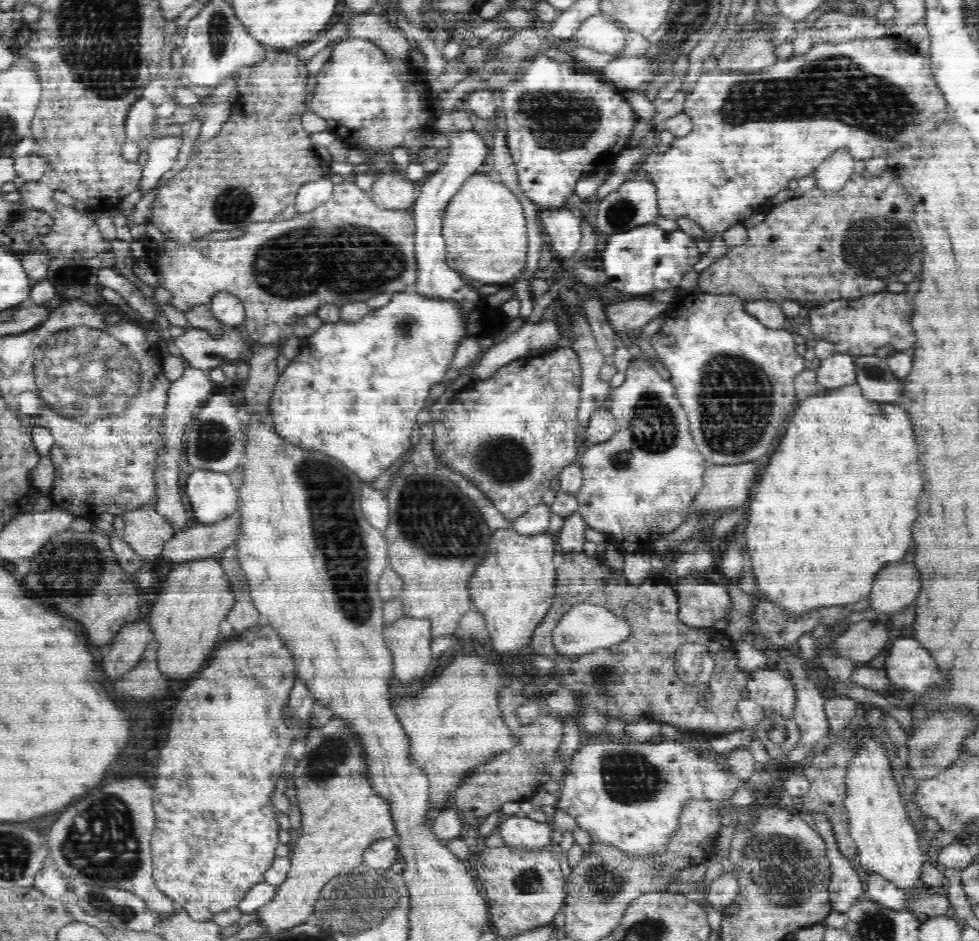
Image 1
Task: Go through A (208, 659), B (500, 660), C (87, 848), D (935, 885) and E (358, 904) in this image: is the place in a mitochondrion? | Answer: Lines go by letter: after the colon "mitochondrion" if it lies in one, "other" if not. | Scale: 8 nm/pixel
A: other
B: other
C: mitochondrion
D: other
E: mitochondrion

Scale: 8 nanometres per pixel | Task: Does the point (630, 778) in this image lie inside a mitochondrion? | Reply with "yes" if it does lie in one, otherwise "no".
yes

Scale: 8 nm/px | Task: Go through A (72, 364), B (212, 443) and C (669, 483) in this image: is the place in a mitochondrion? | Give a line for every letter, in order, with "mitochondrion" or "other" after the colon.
A: mitochondrion
B: mitochondrion
C: other

